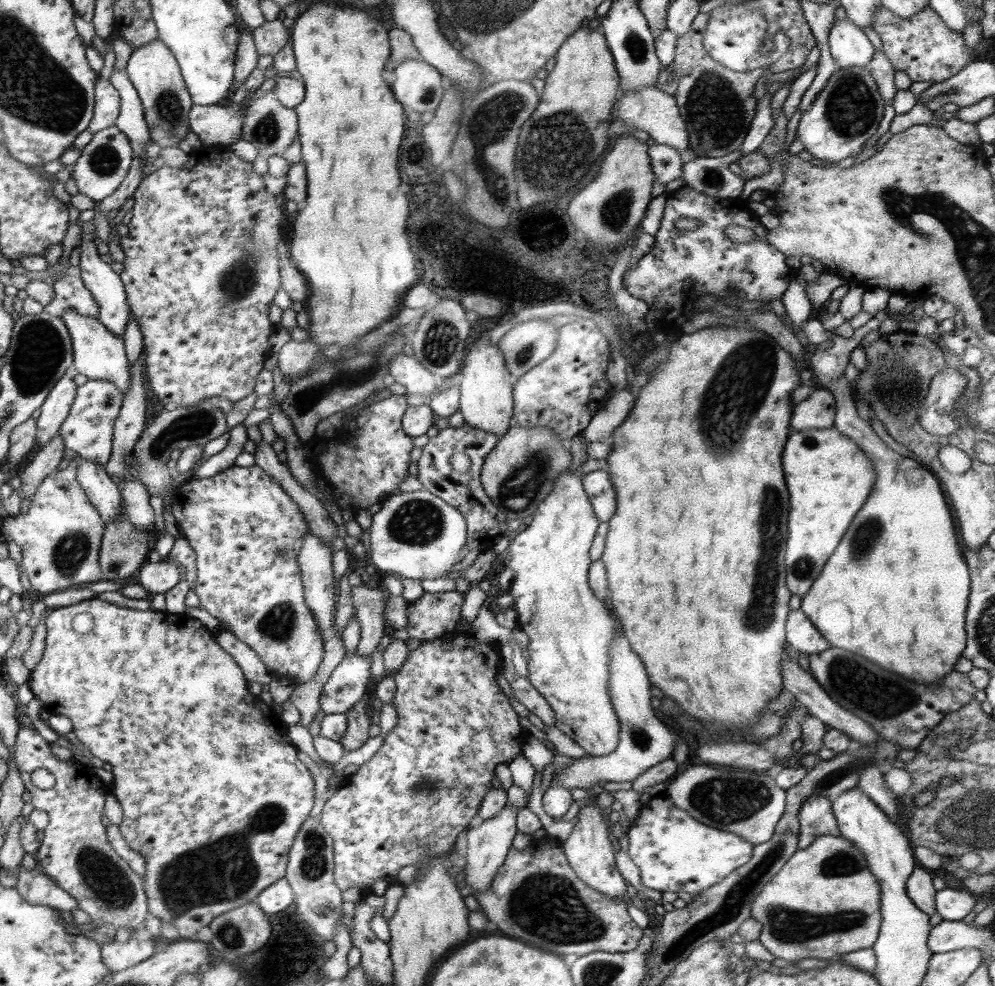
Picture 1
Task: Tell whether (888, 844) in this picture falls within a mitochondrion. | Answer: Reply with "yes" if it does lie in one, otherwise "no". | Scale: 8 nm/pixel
no

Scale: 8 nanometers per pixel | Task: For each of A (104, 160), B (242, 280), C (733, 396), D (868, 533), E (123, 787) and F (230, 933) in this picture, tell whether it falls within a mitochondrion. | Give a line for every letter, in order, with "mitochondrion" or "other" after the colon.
A: mitochondrion
B: mitochondrion
C: mitochondrion
D: mitochondrion
E: other
F: mitochondrion

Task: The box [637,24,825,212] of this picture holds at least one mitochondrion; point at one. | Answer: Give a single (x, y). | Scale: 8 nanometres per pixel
(715, 113)

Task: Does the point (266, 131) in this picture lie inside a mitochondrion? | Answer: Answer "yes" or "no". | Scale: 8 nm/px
yes

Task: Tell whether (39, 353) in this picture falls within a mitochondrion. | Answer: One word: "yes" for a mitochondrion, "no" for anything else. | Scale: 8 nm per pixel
yes

